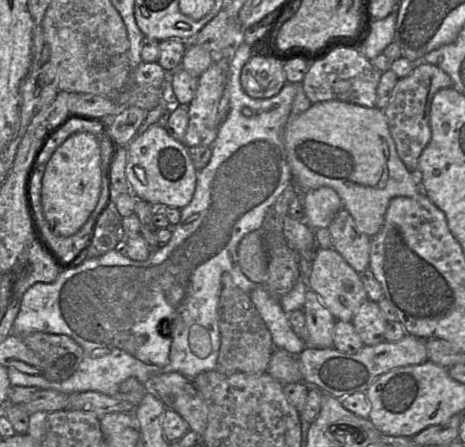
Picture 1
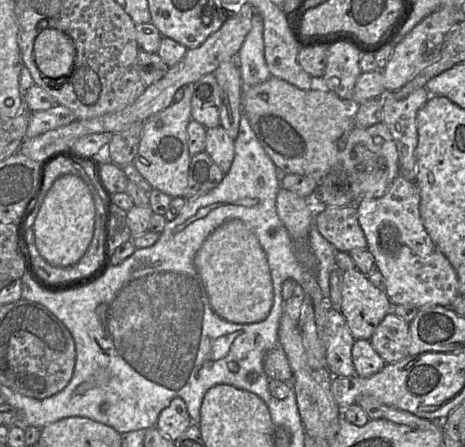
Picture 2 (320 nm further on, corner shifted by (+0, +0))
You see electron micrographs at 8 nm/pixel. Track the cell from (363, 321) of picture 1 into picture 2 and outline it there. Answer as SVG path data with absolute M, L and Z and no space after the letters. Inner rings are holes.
M391 310L377 326L369 341L386 364L402 360L408 356L409 323Z

